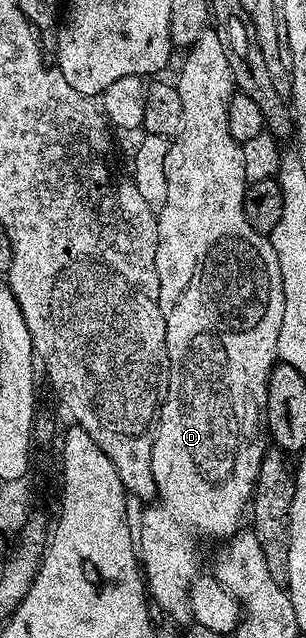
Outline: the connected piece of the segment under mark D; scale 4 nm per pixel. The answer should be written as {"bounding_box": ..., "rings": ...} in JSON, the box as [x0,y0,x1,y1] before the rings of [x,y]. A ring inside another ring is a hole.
{"bounding_box":[138,28,284,622],"rings":[[[205,28],[204,34],[187,50],[184,62],[180,65],[180,78],[174,81],[178,95],[182,99],[182,127],[178,140],[165,155],[166,201],[158,209],[156,226],[158,227],[158,247],[154,255],[154,267],[158,271],[158,303],[162,311],[162,319],[166,319],[166,351],[168,352],[168,393],[160,407],[160,415],[156,419],[156,442],[152,448],[152,474],[156,484],[156,497],[160,505],[152,505],[140,517],[138,525],[138,557],[142,562],[142,572],[146,582],[146,593],[164,613],[169,613],[176,621],[187,622],[192,616],[188,602],[188,589],[196,580],[200,569],[200,541],[198,537],[232,537],[241,528],[240,520],[245,520],[252,494],[256,487],[256,476],[264,458],[266,448],[266,429],[262,422],[266,417],[268,404],[266,391],[273,365],[278,358],[278,331],[282,331],[282,311],[284,310],[284,284],[282,271],[278,267],[278,255],[274,255],[271,240],[265,234],[254,231],[246,219],[244,210],[244,192],[248,189],[246,166],[242,159],[242,144],[230,135],[228,112],[230,99],[234,92],[230,62],[226,59],[226,51],[222,51],[222,43],[216,30]]]}

